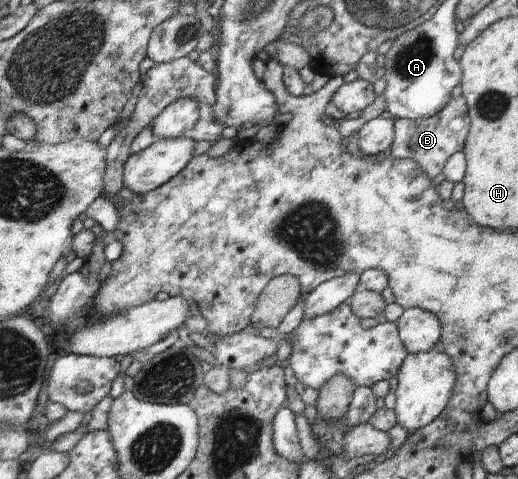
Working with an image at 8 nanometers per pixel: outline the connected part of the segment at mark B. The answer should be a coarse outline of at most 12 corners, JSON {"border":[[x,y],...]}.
{"border":[[450,98],[437,114],[394,119],[388,148],[437,181],[463,148],[466,102]]}

